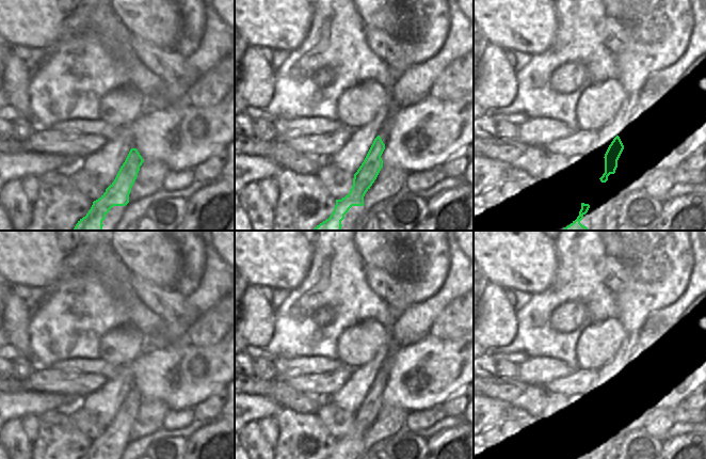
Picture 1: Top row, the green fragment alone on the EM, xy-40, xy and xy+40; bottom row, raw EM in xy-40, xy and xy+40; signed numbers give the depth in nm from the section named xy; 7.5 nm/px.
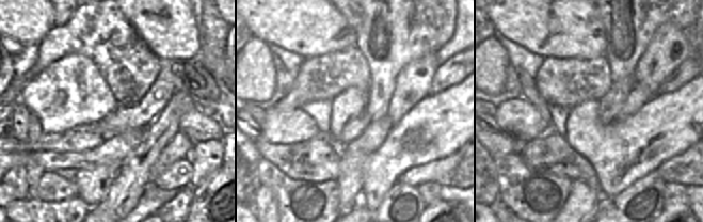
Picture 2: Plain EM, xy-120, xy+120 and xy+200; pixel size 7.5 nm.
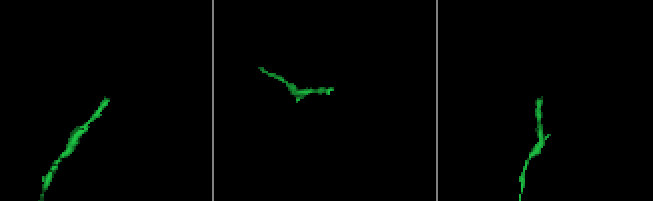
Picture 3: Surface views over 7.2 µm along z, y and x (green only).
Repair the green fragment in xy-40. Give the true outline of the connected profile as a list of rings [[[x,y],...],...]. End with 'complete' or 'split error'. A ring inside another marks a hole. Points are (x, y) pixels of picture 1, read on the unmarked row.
[[[131,387],[114,421],[98,439],[93,441],[86,455],[80,459],[105,459],[113,445],[126,445],[143,401],[138,389]]] | complete

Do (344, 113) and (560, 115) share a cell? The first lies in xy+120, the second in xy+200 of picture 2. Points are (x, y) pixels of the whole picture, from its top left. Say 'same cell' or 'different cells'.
different cells

